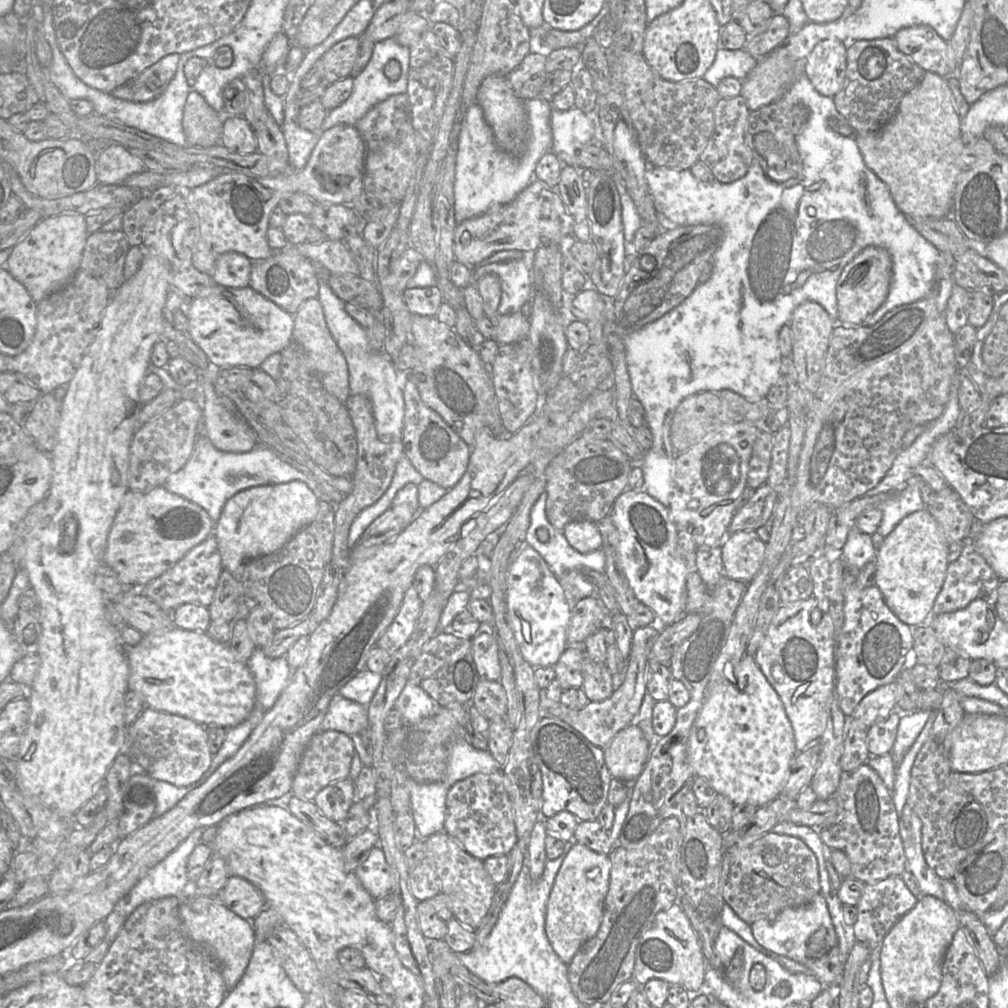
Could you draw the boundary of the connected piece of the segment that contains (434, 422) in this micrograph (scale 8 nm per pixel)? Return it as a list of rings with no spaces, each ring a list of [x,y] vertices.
[[[408,377],[404,386],[404,425],[402,443],[404,455],[424,479],[451,489],[462,478],[468,467],[470,446],[453,431],[442,417],[421,399],[416,384]]]

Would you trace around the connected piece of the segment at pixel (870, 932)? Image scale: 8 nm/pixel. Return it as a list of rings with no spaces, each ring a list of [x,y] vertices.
[[[889,877],[875,884],[866,884],[862,896],[856,905],[857,921],[854,924],[854,934],[858,942],[866,943],[871,950],[883,939],[894,925],[908,913],[918,902],[901,877]]]

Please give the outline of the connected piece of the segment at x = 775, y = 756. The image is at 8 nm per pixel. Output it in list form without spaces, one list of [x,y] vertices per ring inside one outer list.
[[[745,654],[734,668],[732,679],[728,680],[707,688],[703,705],[690,730],[687,762],[696,776],[706,779],[717,794],[725,796],[734,805],[750,804],[759,808],[776,799],[786,783],[790,765],[798,753],[794,731],[780,697],[753,656]]]

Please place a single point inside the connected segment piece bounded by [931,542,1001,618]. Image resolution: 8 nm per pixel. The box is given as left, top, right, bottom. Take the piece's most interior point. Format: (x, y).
(970, 577)

